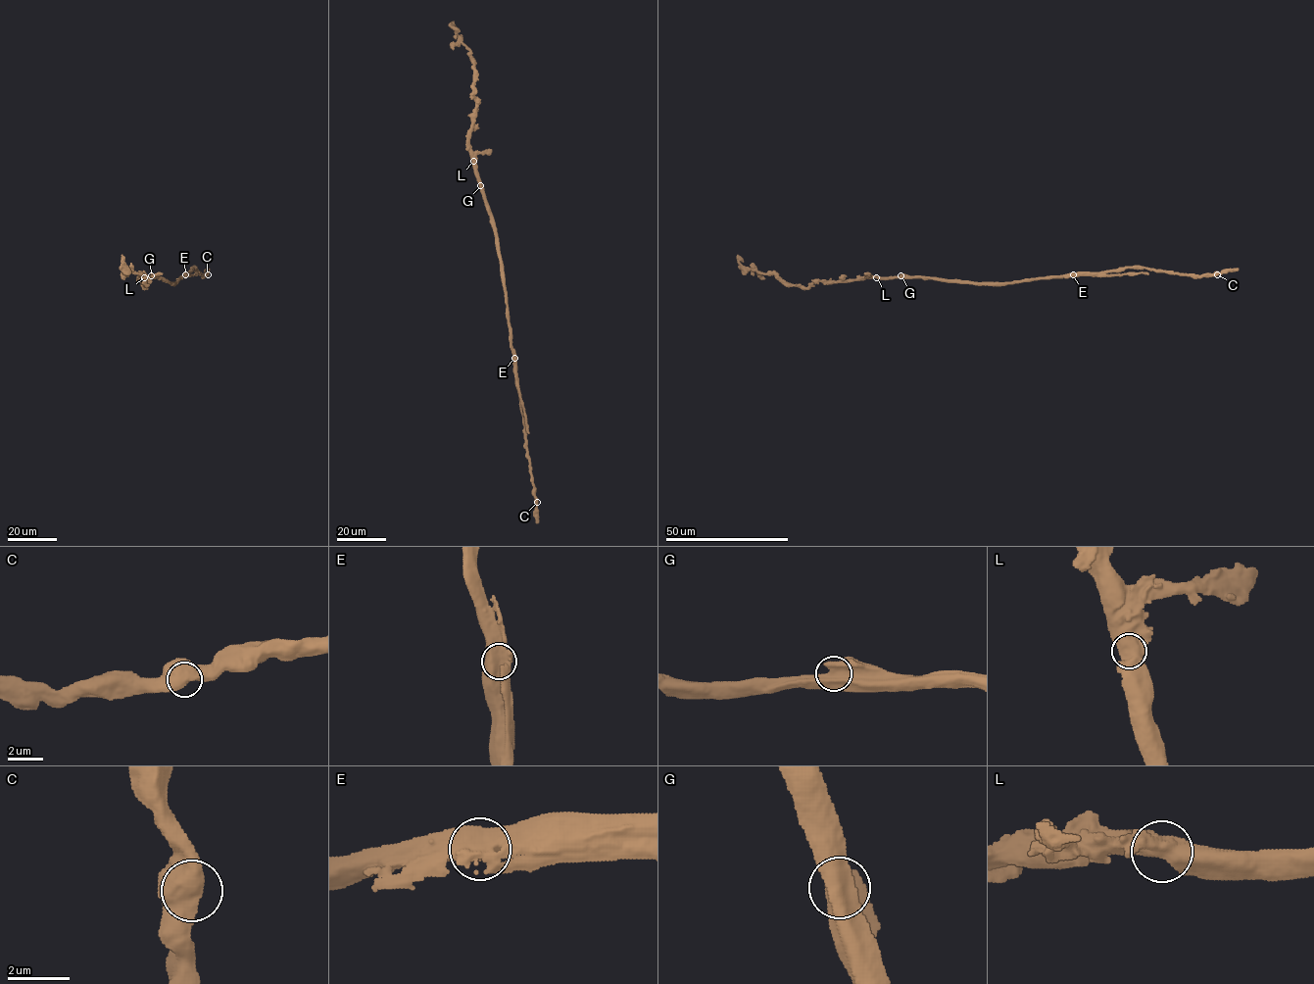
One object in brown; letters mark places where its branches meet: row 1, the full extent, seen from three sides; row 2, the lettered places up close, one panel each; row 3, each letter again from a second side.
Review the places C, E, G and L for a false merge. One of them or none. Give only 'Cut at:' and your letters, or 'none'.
Cut at: E

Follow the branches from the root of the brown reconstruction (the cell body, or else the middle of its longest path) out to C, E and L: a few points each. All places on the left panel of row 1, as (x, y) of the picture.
C: (172, 282), (193, 268), (203, 275), (208, 274)
E: (172, 282), (185, 274)
L: (172, 282), (144, 277)

